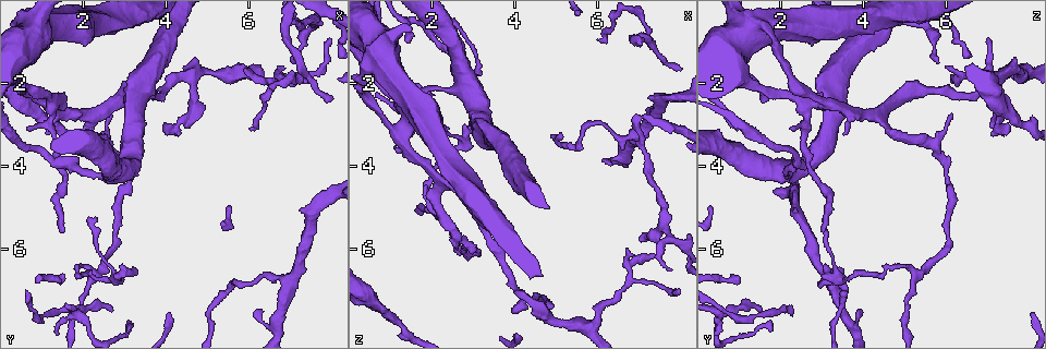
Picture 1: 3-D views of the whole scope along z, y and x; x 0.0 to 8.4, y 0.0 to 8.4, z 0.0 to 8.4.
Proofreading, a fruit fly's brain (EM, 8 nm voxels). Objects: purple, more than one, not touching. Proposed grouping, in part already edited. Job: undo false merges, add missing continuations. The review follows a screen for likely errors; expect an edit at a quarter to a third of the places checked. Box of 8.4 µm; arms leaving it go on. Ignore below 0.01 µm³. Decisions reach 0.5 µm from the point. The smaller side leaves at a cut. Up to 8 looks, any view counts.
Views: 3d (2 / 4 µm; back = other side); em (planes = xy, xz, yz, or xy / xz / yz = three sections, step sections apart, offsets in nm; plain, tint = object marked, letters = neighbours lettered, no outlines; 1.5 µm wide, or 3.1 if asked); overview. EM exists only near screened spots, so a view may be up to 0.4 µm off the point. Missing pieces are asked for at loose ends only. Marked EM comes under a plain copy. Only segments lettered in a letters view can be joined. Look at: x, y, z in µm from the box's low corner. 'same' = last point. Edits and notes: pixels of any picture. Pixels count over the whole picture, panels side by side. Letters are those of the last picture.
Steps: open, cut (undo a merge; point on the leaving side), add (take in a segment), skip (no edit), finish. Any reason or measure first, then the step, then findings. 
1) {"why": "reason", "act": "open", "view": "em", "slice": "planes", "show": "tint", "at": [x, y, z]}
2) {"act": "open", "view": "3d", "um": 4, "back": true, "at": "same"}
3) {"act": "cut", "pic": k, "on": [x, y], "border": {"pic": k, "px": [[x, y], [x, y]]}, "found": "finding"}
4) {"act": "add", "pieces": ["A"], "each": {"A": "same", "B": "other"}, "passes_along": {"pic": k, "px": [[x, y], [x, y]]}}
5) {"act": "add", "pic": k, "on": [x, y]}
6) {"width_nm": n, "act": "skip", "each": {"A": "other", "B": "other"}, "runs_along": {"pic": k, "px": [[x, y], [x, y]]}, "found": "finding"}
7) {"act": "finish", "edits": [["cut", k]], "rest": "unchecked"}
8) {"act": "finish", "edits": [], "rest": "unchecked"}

{"why": "free end", "act": "open", "view": "em", "slice": "planes", "show": "tint", "at": [3.95, 3.00, 7.50]}

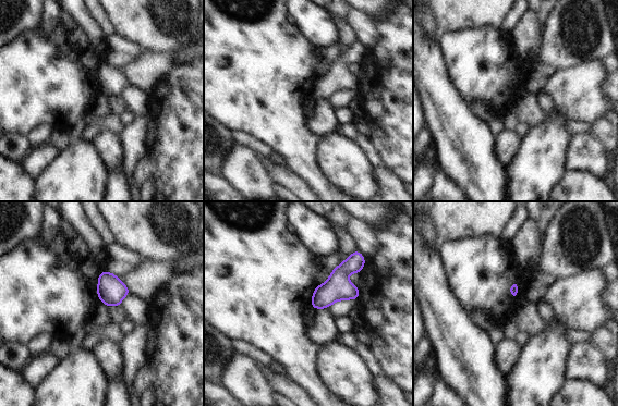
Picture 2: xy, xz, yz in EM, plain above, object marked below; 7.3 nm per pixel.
{"act": "open", "view": "em", "slice": "planes", "show": "letters", "at": "same"}

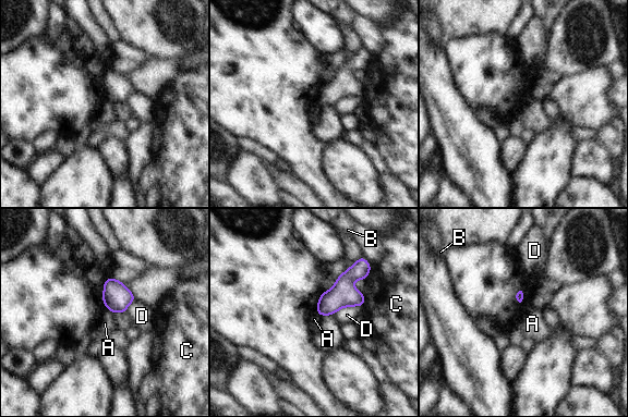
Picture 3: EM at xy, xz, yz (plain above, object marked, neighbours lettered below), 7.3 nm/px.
{"act": "skip", "each": {"A": "other", "B": "other", "C": "other", "D": "other"}, "border": {"pic": 3, "px": [[361, 305], [343, 306], [331, 315]]}, "found": "none of them fits"}

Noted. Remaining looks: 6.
{"why": "tapers out", "act": "open", "view": "3d", "um": 4, "at": [7.40, 2.05, 6.20]}

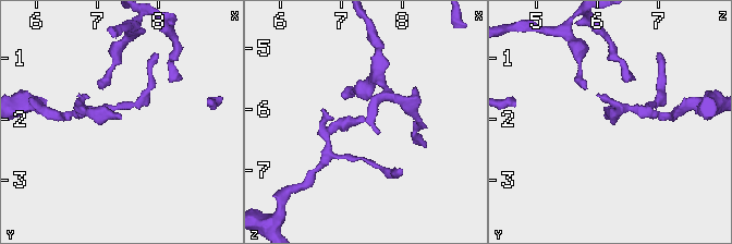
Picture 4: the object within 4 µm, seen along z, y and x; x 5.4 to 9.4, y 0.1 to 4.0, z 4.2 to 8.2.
{"act": "open", "view": "em", "slice": "yz", "step": 8, "show": "letters", "at": [7.45, 2.00, 6.15]}

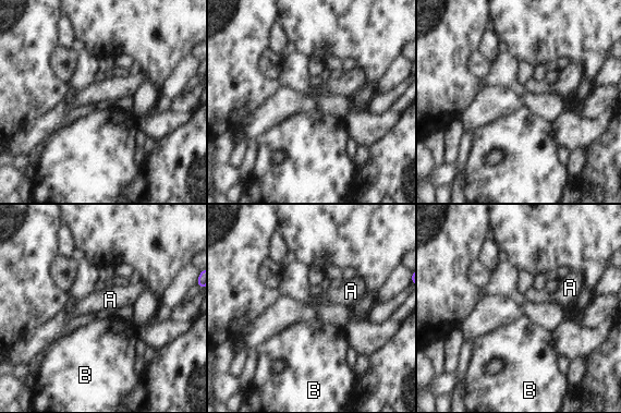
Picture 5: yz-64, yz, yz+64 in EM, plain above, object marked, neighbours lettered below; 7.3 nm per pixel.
{"act": "open", "view": "em", "slice": "xz", "step": 4, "show": "letters", "at": "same"}

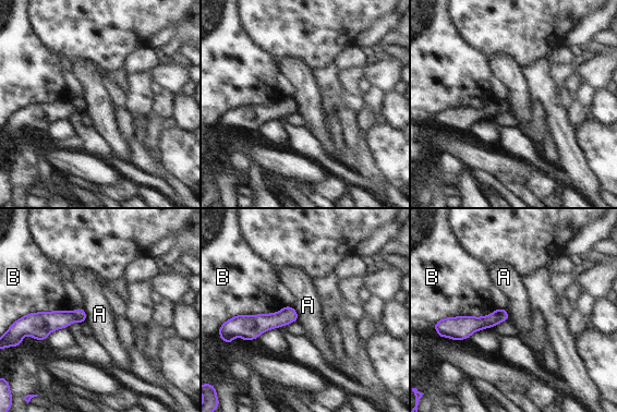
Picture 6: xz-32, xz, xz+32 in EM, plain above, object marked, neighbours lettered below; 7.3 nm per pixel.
{"width_nm": 100, "act": "skip", "each": {"A": "other", "B": "other"}, "border": {"pic": 6, "px": [[293, 306], [298, 320]]}, "found": "none of them fits"}

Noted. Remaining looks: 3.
{"why": "tapers out", "act": "open", "view": "em", "um": 3.1, "slice": "planes", "show": "tint", "at": [3.30, 6.45, 3.55]}

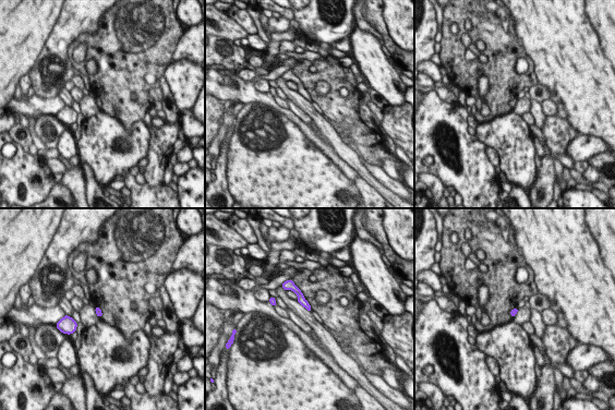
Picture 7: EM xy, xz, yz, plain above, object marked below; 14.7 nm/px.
{"why": "what lies round it", "act": "open", "view": "em", "um": 3.1, "slice": "planes", "show": "letters", "at": "same"}

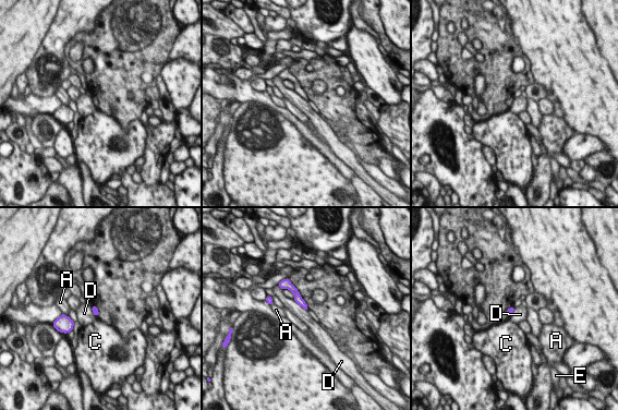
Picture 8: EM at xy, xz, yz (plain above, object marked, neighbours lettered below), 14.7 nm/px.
{"act": "skip", "each": {"A": "other", "C": "other", "D": "other", "E": "other"}, "runs_along": {"pic": 8, "px": [[289, 286], [304, 306]]}, "found": "none of them fits"}

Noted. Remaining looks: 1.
{"act": "finish", "edits": [], "rest": "unchecked"}

